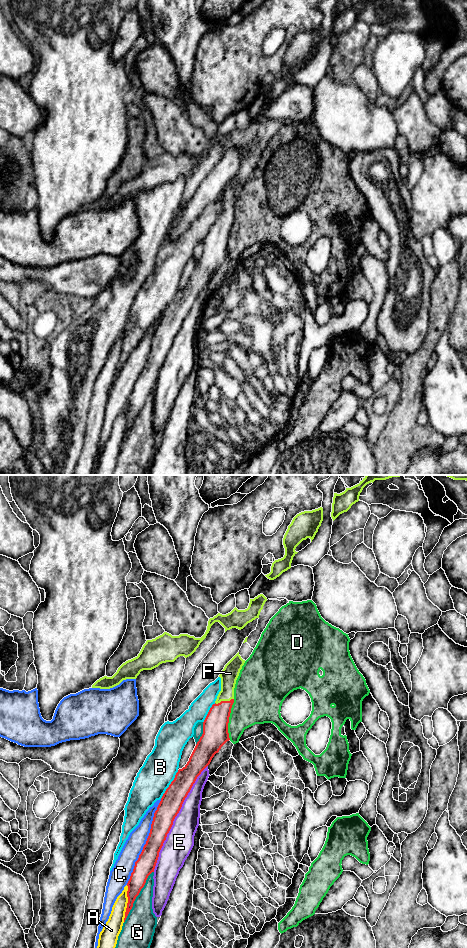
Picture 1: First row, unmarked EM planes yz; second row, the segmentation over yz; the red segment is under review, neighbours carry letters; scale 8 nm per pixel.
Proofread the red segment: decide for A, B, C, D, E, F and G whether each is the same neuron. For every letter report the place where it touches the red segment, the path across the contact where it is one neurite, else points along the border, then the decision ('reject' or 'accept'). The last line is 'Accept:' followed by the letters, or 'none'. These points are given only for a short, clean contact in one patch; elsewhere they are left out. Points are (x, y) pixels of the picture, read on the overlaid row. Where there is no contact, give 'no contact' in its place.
A: yz (127, 903) | reject
B: yz (170, 784) | reject
C: yz (146, 842) | reject
D: yz (228, 719) | along yz (234, 699), (228, 723), (229, 739) | reject
E: yz (174, 818) | reject
F: yz (224, 701) | accept
G: yz (136, 896) | reject
Accept: F

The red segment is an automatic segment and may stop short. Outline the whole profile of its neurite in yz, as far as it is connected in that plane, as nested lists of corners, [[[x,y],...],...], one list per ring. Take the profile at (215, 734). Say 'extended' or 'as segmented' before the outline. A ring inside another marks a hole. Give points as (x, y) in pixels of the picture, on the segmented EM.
extended | [[[238,652],[220,673],[221,691],[203,722],[203,734],[187,764],[178,770],[174,780],[166,789],[154,813],[146,844],[135,862],[133,872],[127,883],[128,903],[124,922],[148,876],[154,872],[159,852],[167,834],[197,777],[210,764],[221,747],[230,740],[228,723],[234,703],[234,688],[244,663],[245,660],[241,658]]]

